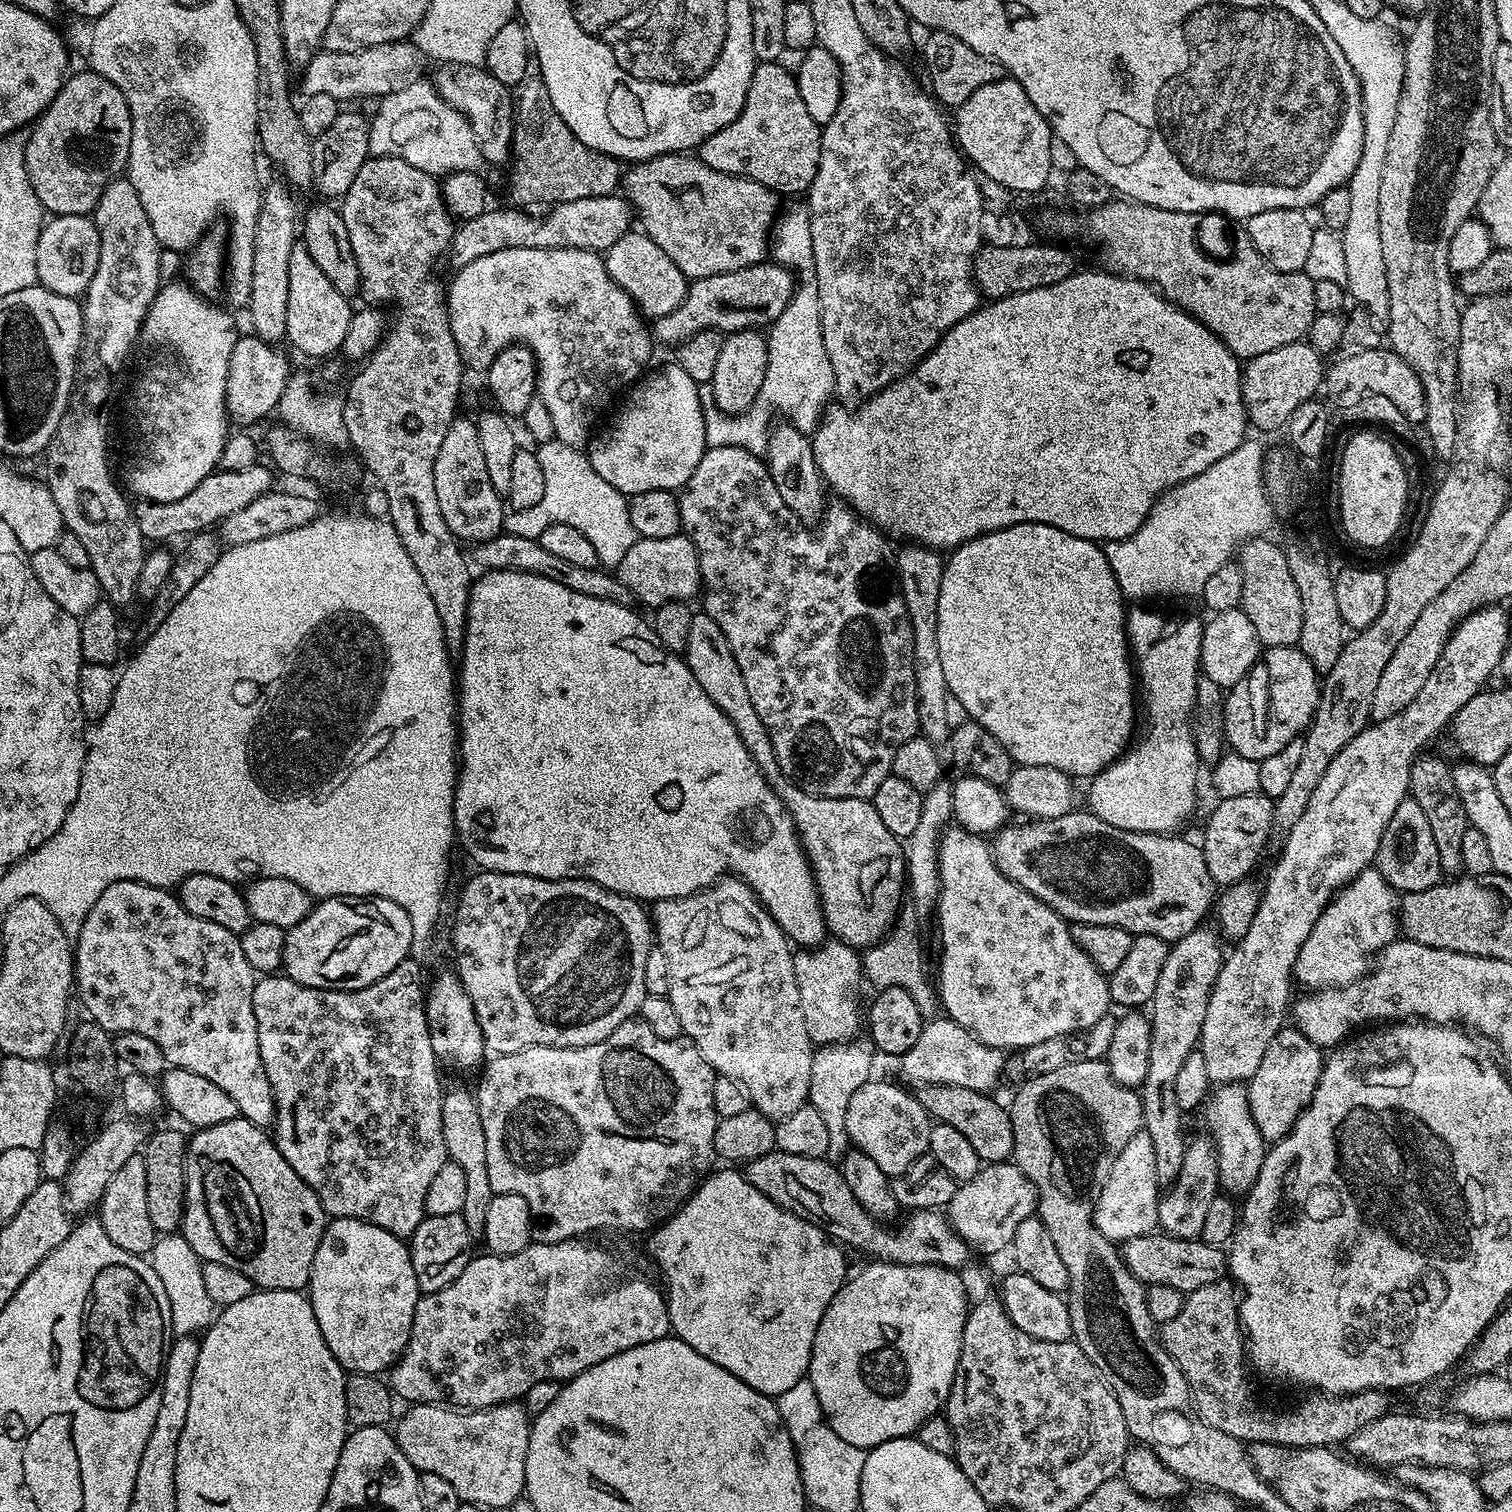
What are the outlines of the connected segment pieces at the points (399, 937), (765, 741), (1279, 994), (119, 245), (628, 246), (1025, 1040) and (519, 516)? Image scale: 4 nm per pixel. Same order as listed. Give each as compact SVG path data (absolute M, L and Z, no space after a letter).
M329 896L312 907L302 922L285 931L282 972L302 986L325 988L331 992L357 992L390 974L394 966L409 959L411 952L410 914L406 914L398 902L377 896Z
M700 610L695 613L690 622L690 634L686 634L686 646L682 653L682 659L688 663L688 669L698 678L698 686L706 690L706 698L726 714L738 732L738 738L742 738L742 746L750 752L762 774L768 780L770 787L776 791L788 817L796 827L796 835L800 837L800 844L804 848L804 857L808 865L812 867L812 877L816 883L816 892L820 896L820 909L824 912L824 927L835 939L849 944L857 950L867 950L873 944L888 935L889 929L897 920L897 913L902 907L900 891L906 888L906 869L904 866L904 849L901 841L890 830L882 818L878 818L878 810L871 800L862 798L830 798L829 796L815 796L813 792L803 792L801 788L792 783L781 772L774 748L768 737L768 731L762 726L762 720L758 718L758 710L754 710L754 702L750 702L750 693L746 690L746 678L742 678L742 670L738 670L738 662L734 662L734 654L730 650L730 642L726 642L726 634L722 634L722 626L714 622L708 613Z
M1489 606L1487 608L1480 608L1477 612L1471 612L1452 632L1452 637L1444 647L1438 662L1434 666L1434 670L1430 674L1430 678L1426 682L1426 686L1422 686L1422 690L1418 690L1418 698L1414 698L1414 702L1410 702L1410 706L1406 706L1406 710L1394 714L1394 718L1369 723L1368 727L1362 729L1353 740L1346 742L1346 746L1342 746L1342 750L1338 750L1334 762L1330 762L1330 766L1326 766L1326 774L1322 774L1322 782L1318 782L1318 786L1314 786L1314 794L1310 794L1310 802L1306 805L1306 810L1302 814L1302 818L1298 818L1298 822L1294 822L1294 826L1283 837L1284 845L1280 848L1280 857L1277 858L1276 865L1273 866L1272 873L1268 876L1268 882L1263 883L1260 904L1257 906L1257 913L1254 914L1250 928L1243 937L1235 941L1234 946L1236 946L1236 949L1233 952L1231 949L1225 955L1224 965L1220 967L1218 978L1214 982L1211 992L1208 994L1206 1018L1202 1022L1198 1050L1206 1058L1206 1070L1210 1070L1210 1078L1212 1079L1213 1085L1219 1086L1221 1084L1234 1084L1251 1080L1254 1070L1258 1070L1259 1064L1262 1063L1262 1054L1266 1054L1266 1046L1270 1046L1270 1042L1274 1042L1274 1034L1278 1034L1280 1029L1285 1027L1286 1017L1290 1012L1290 1001L1293 999L1292 988L1294 989L1294 977L1292 975L1292 967L1302 950L1302 946L1306 942L1306 938L1310 938L1310 930L1314 930L1314 922L1318 922L1318 918L1324 912L1324 907L1332 901L1332 897L1345 884L1349 884L1363 868L1369 867L1375 861L1376 855L1378 854L1378 846L1382 842L1382 834L1386 830L1390 818L1394 818L1394 810L1398 810L1400 803L1409 795L1408 783L1410 782L1410 770L1412 769L1413 761L1427 749L1424 747L1443 728L1445 731L1451 725L1452 719L1458 714L1458 710L1462 710L1462 706L1466 706L1466 702L1470 702L1470 698L1474 698L1482 691L1485 685L1487 685L1484 683L1490 678L1493 679L1496 667L1499 664L1499 659L1502 658L1503 652L1510 645L1510 639L1508 639L1508 616L1502 609L1503 607L1500 606Z
M127 178L111 180L102 194L94 213L96 229L100 235L100 257L98 270L94 270L94 278L90 278L83 297L85 329L96 339L96 360L104 368L116 368L128 356L132 347L137 347L140 329L148 316L150 306L156 293L162 287L160 280L160 255L162 249L154 234L154 226L150 226L150 218L146 218L146 210L142 210L142 198L138 198L138 190Z
M630 230L622 234L622 238L618 238L618 242L614 242L614 246L603 253L603 258L610 278L614 278L614 282L618 282L626 294L630 294L645 317L670 314L688 293L688 277L678 270L678 266L674 266L674 262L662 251L662 246L658 246L658 242L654 242L642 230Z
M949 826L940 836L940 853L938 866L940 867L940 896L936 899L934 921L936 920L936 936L940 939L940 965L936 968L934 976L934 989L938 997L939 1007L943 1015L965 1028L974 1038L986 1046L996 1049L1019 1050L1029 1048L1038 1042L1046 1042L1046 1038L1069 1036L1071 1032L1081 1032L1098 1022L1102 1017L1109 1015L1110 997L1108 995L1108 976L1101 972L1100 967L1080 949L1078 942L1074 942L1072 929L1068 921L1063 920L1046 902L1034 898L1022 886L1018 886L1008 875L999 869L993 856L993 849L983 835L968 832L959 826Z
M553 438L550 442L539 445L535 453L542 466L542 479L546 485L542 498L538 506L512 512L507 517L507 535L539 540L546 526L574 526L574 530L580 531L593 544L600 564L605 569L615 569L622 558L626 558L626 550L630 550L630 546L634 546L638 539L634 522L630 522L629 497L614 490L614 486L610 486L606 478L599 476L581 449Z

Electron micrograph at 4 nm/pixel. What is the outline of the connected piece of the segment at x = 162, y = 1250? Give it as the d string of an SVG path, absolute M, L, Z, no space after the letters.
M183 1234L157 1235L150 1253L150 1263L166 1289L166 1298L170 1298L173 1333L177 1337L203 1333L214 1319L214 1305L202 1280L203 1263L200 1256L194 1254L190 1242L186 1242Z

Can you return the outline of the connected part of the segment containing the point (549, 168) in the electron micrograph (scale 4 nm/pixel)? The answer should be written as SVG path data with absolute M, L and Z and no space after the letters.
M535 58L526 62L526 74L522 74L522 82L514 86L514 107L512 109L512 155L508 172L508 196L513 205L532 206L545 200L545 205L574 202L578 198L591 196L611 196L621 187L622 164L613 156L596 152L587 148L581 140L562 122L562 114L554 110L554 102L550 102L550 90L546 90L546 82L540 73L540 63Z

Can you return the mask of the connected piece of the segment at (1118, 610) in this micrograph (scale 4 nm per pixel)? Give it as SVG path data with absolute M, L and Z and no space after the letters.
M1015 524L1009 528L994 530L993 532L987 532L984 536L974 538L970 542L960 545L949 556L952 557L947 557L944 573L942 574L942 590L938 590L938 654L942 661L942 674L946 678L948 695L958 698L958 702L962 702L962 706L966 706L968 719L976 720L978 726L990 730L990 734L994 734L994 738L998 738L998 742L1002 742L1002 746L1006 746L1006 750L1012 755L1013 761L1017 765L1050 766L1054 770L1062 770L1066 775L1073 778L1079 778L1079 776L1091 778L1096 776L1106 766L1110 766L1119 756L1123 756L1138 728L1138 680L1134 675L1134 661L1130 655L1128 642L1126 601L1120 594L1120 587L1114 578L1114 570L1110 570L1110 562L1106 562L1106 554L1103 547L1097 541L1078 538L1074 534L1066 534L1066 530L1058 530L1054 526L1046 526L1045 524Z

